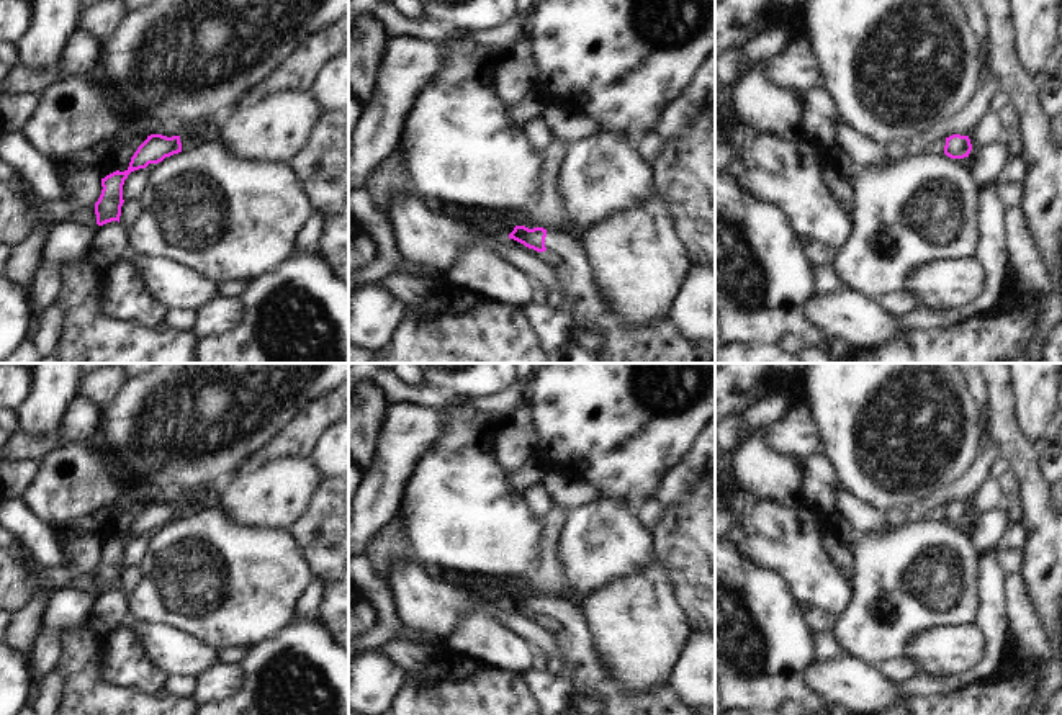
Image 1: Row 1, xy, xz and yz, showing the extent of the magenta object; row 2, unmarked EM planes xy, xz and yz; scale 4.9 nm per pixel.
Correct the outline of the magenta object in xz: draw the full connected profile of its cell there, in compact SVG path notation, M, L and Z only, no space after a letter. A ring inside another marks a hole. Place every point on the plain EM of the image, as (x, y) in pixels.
M515 592L509 605L560 623L555 640L563 659L571 666L569 708L583 715L715 715L715 705L686 705L669 682L648 689L620 684L602 664L579 605L525 592Z

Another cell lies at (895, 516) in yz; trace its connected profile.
M992 443L982 448L974 465L951 486L936 488L928 497L911 504L910 507L890 507L884 512L890 527L898 527L910 519L928 515L952 501L970 502L979 488L990 479L992 466L1003 456L1000 447Z

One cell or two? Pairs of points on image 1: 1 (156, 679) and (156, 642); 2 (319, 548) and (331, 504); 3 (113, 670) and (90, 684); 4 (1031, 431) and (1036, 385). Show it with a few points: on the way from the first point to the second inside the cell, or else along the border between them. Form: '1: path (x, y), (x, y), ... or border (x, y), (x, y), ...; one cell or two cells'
1: border (134, 632), (143, 652), (167, 674); two cells
2: path (331, 537), (331, 516); one cell
3: border (103, 638), (102, 674), (113, 684), (139, 691); two cells
4: path (1033, 419), (1036, 396); one cell

